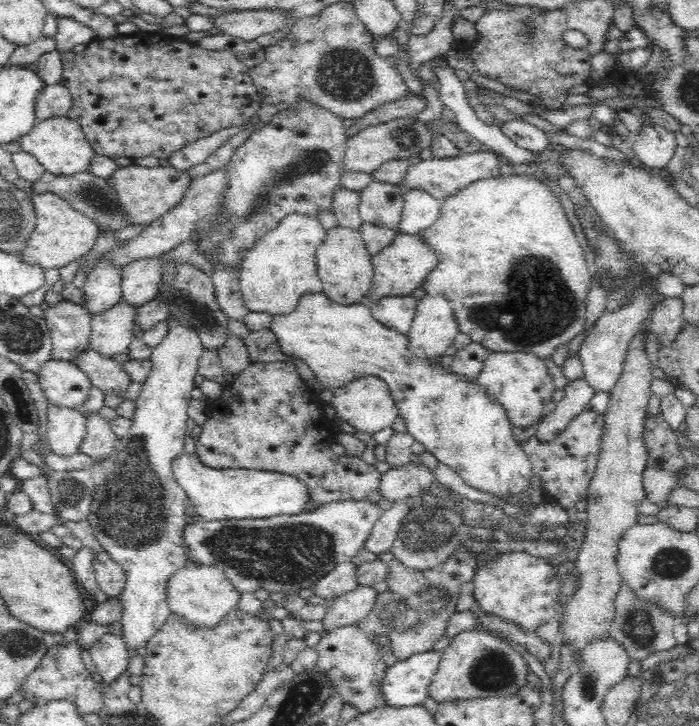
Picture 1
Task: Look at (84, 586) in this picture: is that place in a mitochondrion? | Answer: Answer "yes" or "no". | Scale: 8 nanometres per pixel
no

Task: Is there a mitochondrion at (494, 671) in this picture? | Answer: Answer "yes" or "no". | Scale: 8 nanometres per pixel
yes

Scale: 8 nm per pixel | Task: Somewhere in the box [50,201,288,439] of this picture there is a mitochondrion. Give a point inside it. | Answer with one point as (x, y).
(194, 309)

